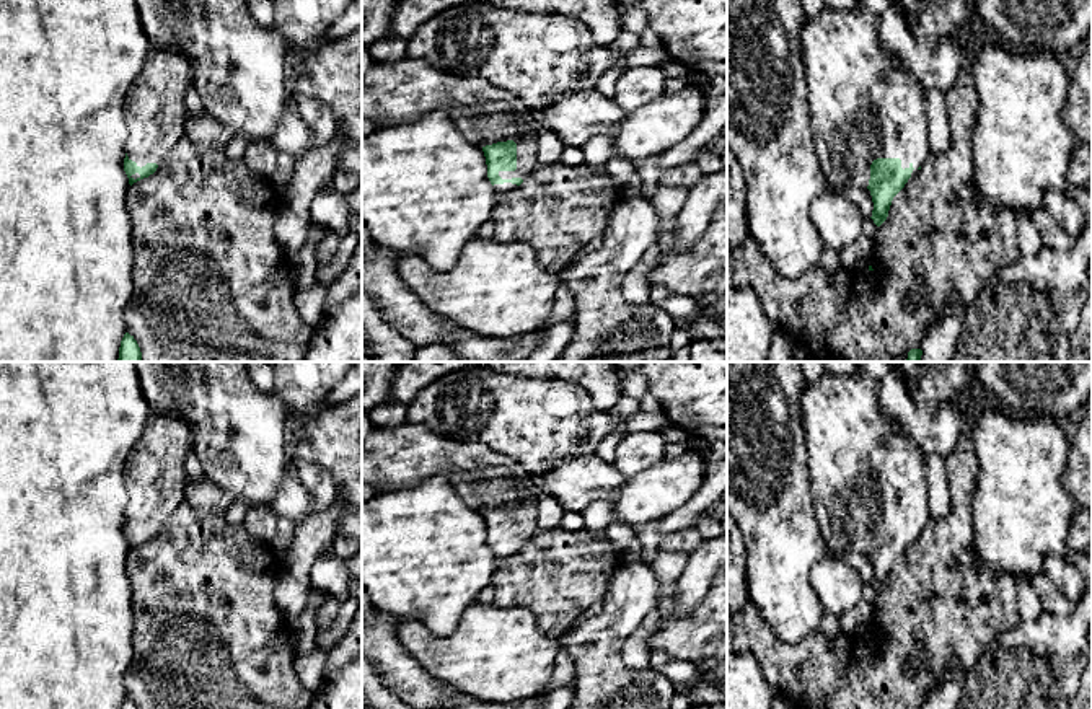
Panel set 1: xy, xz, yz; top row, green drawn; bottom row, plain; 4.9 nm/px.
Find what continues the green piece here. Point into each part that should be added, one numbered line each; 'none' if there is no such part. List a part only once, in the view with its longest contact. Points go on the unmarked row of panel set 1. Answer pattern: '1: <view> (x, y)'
1: xz (391, 458)

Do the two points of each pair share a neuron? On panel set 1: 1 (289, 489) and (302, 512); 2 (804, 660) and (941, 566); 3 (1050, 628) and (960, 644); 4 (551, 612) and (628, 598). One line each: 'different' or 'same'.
1: same
2: same
3: different
4: different

